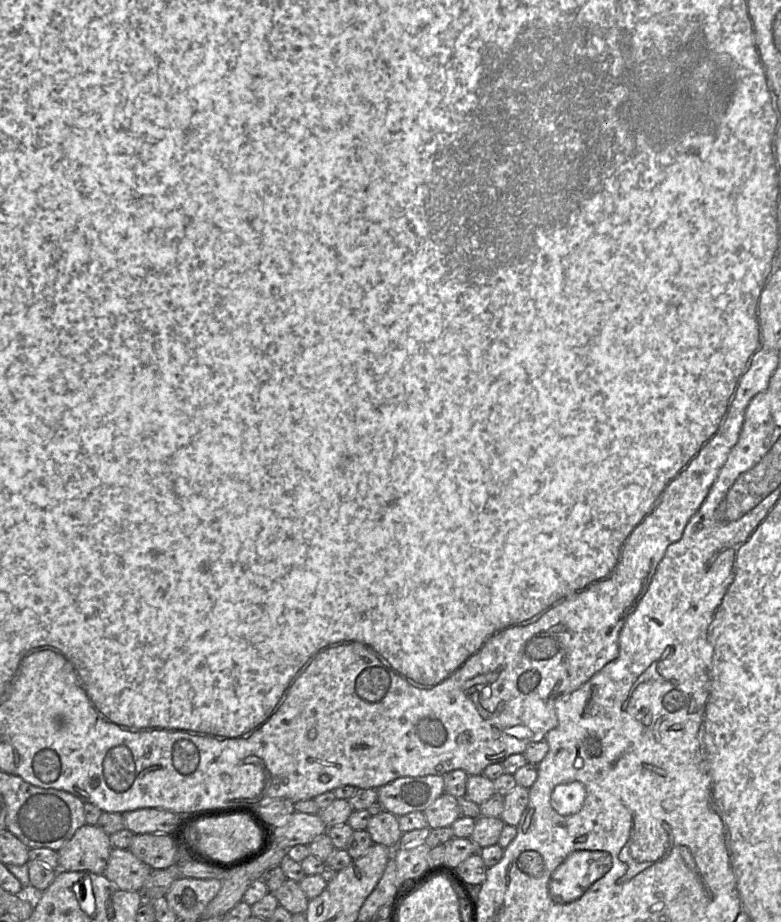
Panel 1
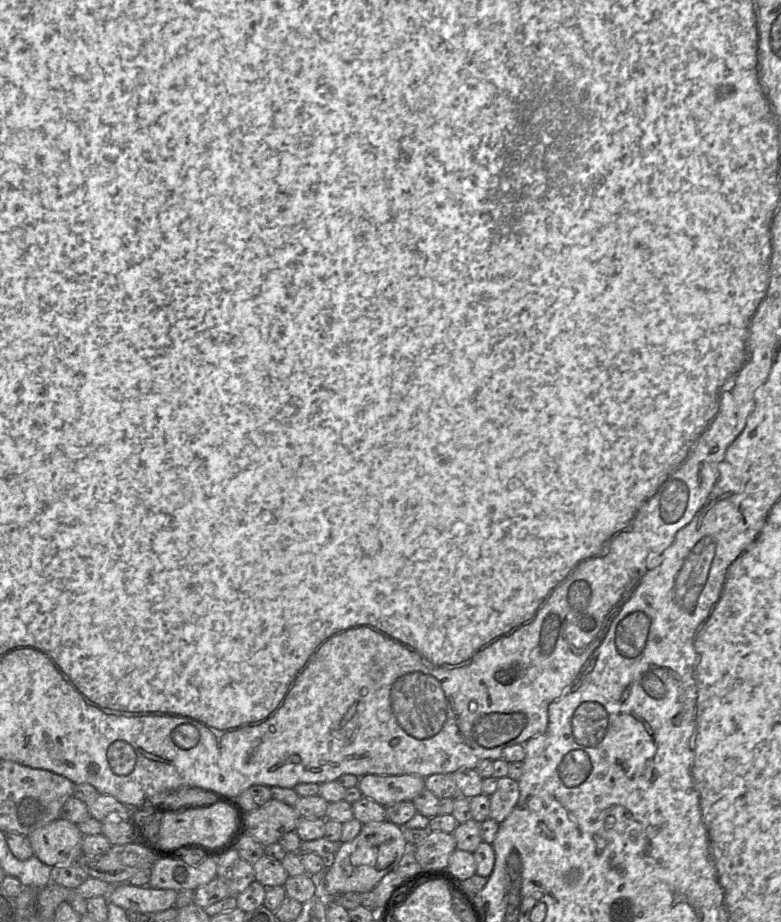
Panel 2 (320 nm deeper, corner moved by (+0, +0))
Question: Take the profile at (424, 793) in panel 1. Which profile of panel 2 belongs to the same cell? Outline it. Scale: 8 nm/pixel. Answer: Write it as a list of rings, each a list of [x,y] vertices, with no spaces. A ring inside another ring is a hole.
[[[366,775],[359,777],[362,797],[383,807],[400,802],[412,802],[424,789],[425,779],[411,775]]]

